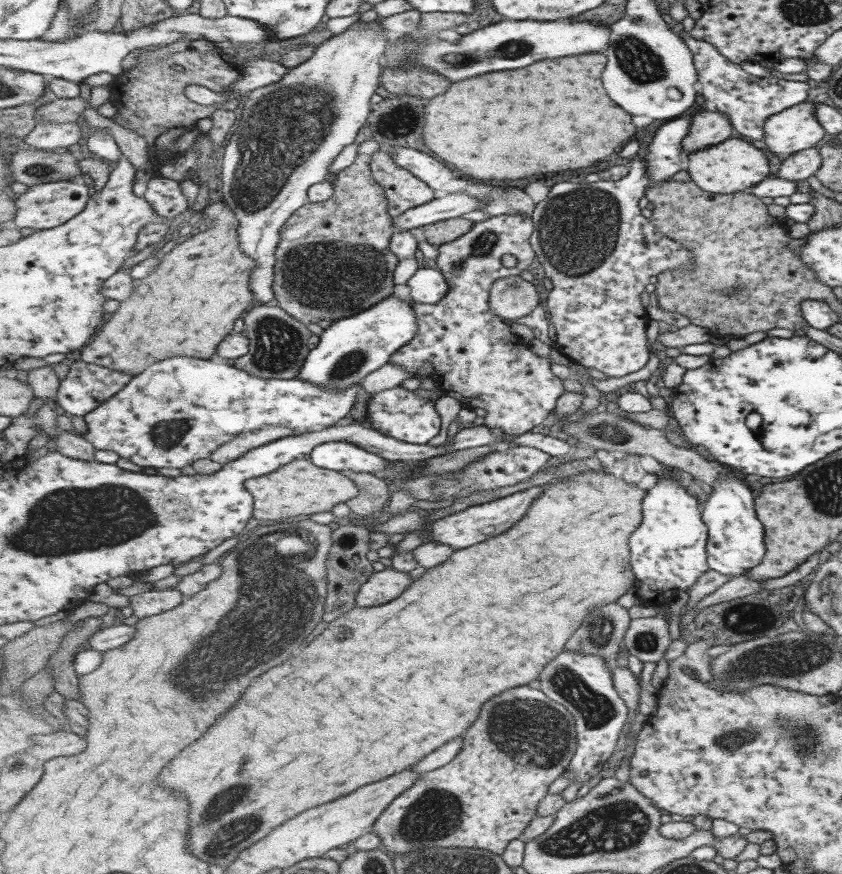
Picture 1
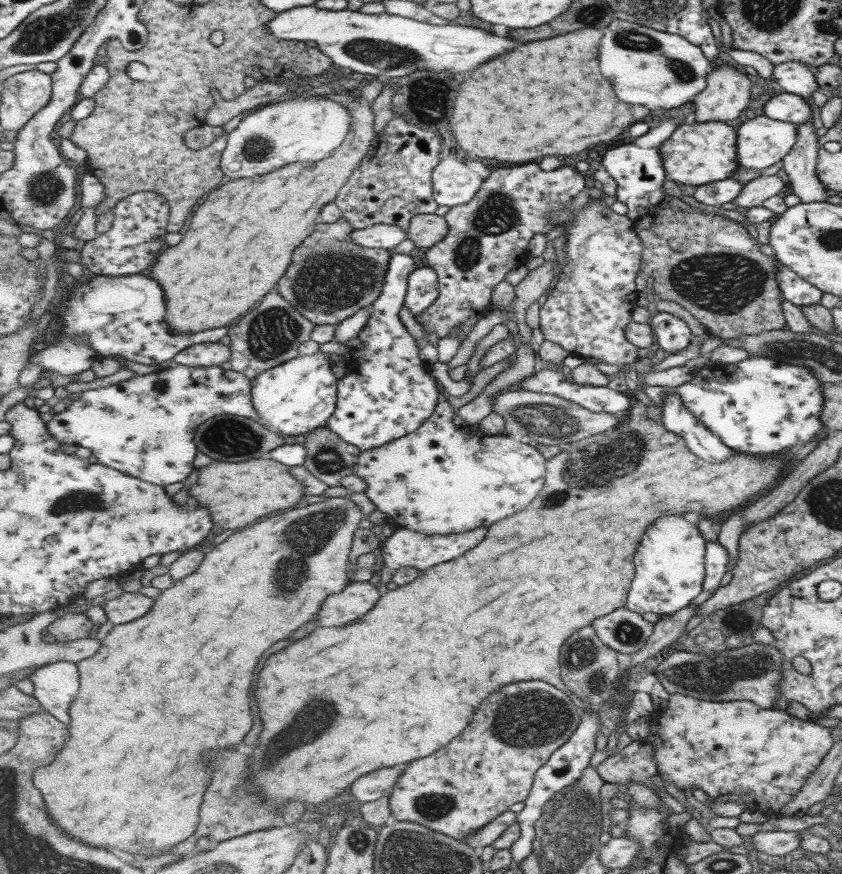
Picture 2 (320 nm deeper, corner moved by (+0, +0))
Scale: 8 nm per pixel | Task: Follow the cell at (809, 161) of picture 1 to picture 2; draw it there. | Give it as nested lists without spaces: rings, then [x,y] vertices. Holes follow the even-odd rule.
[[[776,175],[759,176],[744,184],[730,202],[741,208],[760,206],[766,198],[779,194],[784,186],[785,183]]]

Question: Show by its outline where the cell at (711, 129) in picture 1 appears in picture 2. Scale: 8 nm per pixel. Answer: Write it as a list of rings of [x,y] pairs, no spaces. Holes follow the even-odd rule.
[[[728,61],[711,69],[705,90],[695,98],[697,121],[733,120],[747,106],[751,82],[735,66]]]

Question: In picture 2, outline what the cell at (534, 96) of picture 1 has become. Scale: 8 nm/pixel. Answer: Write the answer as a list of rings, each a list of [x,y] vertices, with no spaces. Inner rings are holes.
[[[585,28],[549,40],[535,40],[515,48],[509,54],[489,60],[471,72],[471,78],[461,86],[457,98],[459,110],[453,116],[453,130],[459,146],[477,158],[527,164],[541,160],[543,156],[569,156],[613,142],[631,124],[649,116],[651,110],[645,106],[635,106],[635,114],[611,114],[617,112],[617,108],[627,108],[627,104],[615,96],[613,84],[599,70],[599,48],[603,34],[603,30]]]

